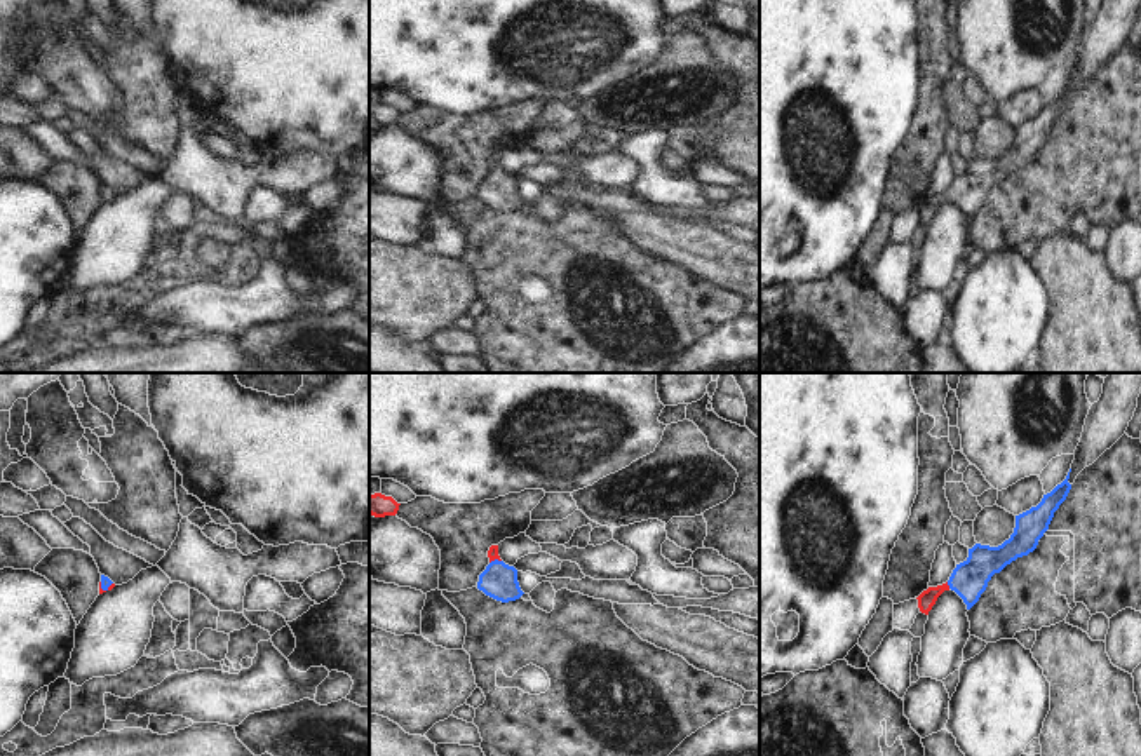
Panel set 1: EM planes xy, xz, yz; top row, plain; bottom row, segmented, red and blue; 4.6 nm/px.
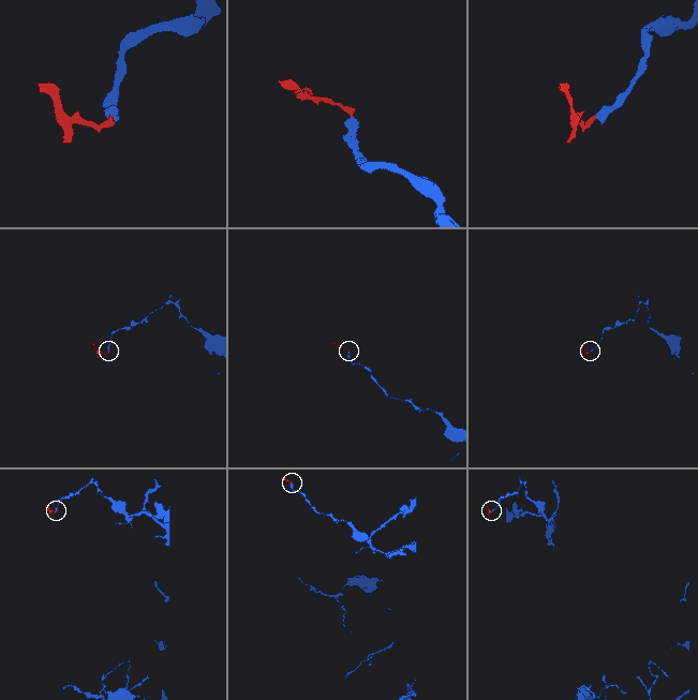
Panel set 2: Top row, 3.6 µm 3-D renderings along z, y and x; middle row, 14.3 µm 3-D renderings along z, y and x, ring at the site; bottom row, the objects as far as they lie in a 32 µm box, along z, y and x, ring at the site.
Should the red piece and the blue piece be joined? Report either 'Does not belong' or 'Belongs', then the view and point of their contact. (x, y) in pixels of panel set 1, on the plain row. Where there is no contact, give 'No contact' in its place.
Belongs. Touches red at yz (948, 195)

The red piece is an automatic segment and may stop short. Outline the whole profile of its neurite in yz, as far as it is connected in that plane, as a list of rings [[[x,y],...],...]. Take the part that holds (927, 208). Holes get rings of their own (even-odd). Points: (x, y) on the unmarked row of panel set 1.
[[[1070,82],[1061,94],[1043,105],[1036,117],[1016,125],[1014,143],[1002,155],[989,157],[976,153],[969,159],[969,167],[956,174],[946,193],[928,197],[916,207],[920,221],[928,225],[937,207],[949,199],[955,200],[967,214],[967,219],[970,219],[979,211],[995,183],[1000,183],[1007,174],[1036,159],[1038,150],[1049,139],[1054,122],[1071,99],[1068,89]]]

